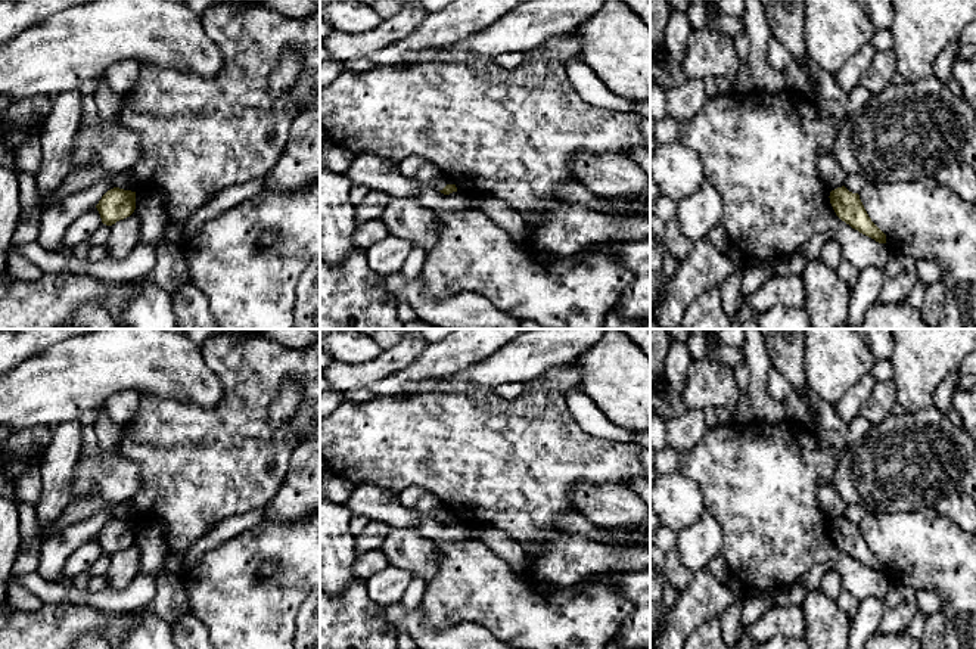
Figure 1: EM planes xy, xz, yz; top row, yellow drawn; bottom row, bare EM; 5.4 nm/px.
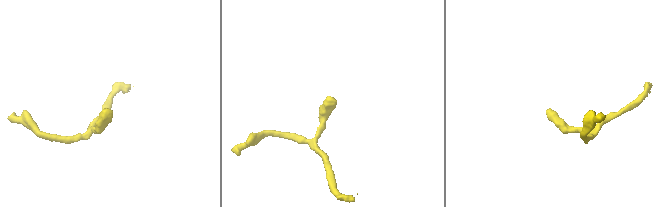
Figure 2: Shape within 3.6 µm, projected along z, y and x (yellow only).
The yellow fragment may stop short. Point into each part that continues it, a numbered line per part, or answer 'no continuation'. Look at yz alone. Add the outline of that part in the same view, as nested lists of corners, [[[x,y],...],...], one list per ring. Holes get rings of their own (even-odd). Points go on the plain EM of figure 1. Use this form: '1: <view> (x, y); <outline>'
1: yz (832, 503); [[[832,481],[820,484],[818,500],[830,522],[843,516],[846,503],[839,496]]]

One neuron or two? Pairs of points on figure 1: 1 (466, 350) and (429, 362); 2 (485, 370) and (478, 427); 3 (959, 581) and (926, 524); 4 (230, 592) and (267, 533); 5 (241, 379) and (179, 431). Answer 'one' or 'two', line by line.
1: one
2: two
3: one
4: one
5: one

